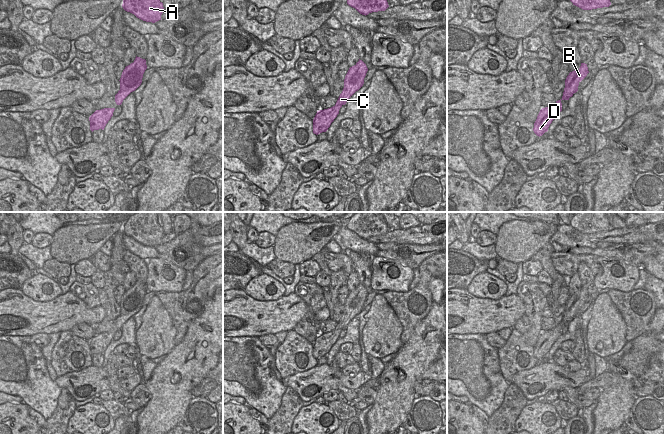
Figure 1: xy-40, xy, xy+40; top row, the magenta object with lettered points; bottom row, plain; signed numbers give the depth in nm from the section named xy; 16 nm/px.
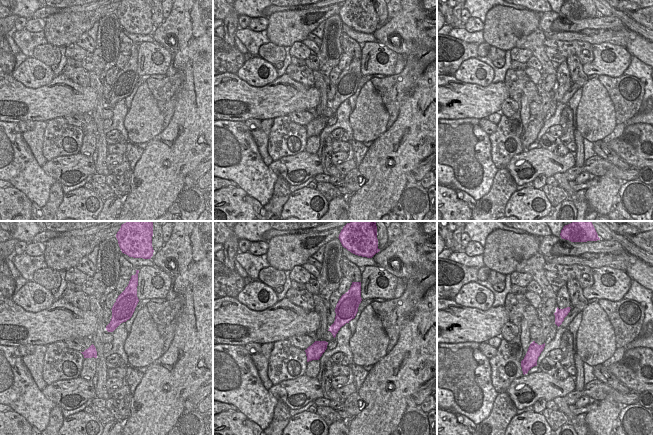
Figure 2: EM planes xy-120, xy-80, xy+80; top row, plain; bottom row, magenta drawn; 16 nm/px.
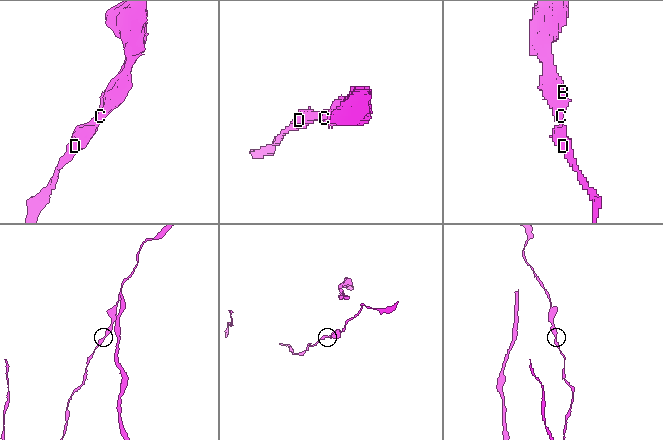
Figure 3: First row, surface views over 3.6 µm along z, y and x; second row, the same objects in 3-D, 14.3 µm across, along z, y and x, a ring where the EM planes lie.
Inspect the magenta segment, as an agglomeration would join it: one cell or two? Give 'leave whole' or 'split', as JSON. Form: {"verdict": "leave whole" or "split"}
{"verdict": "leave whole"}

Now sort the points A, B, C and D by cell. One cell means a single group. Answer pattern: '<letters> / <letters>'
A B C D

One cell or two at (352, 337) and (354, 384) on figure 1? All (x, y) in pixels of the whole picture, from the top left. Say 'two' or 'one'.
two

